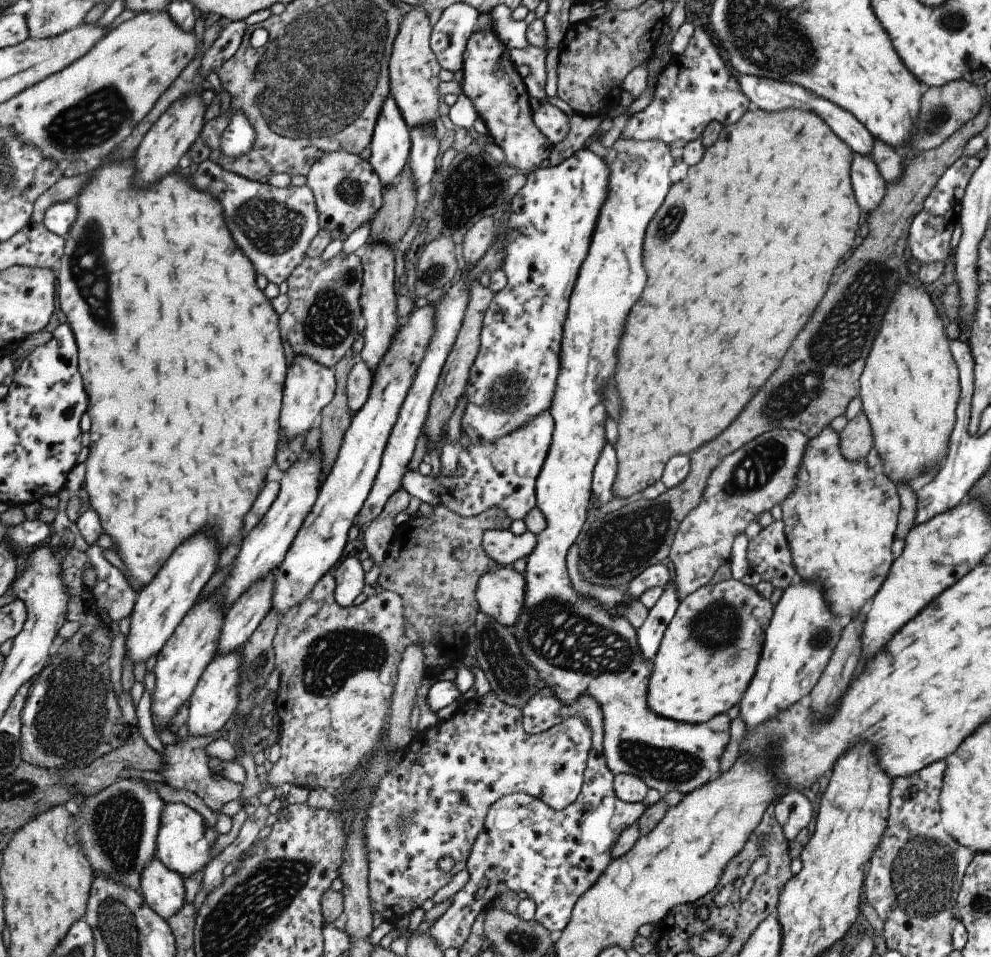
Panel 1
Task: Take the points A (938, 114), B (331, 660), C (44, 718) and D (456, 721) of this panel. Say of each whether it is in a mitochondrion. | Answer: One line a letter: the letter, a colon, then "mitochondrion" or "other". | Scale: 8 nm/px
A: mitochondrion
B: mitochondrion
C: mitochondrion
D: other

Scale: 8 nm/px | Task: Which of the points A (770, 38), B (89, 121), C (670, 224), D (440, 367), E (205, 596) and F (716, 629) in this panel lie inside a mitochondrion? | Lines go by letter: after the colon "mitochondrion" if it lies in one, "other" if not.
A: mitochondrion
B: mitochondrion
C: mitochondrion
D: other
E: other
F: mitochondrion

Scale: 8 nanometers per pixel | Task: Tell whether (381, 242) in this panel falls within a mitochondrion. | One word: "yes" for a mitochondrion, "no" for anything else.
no

